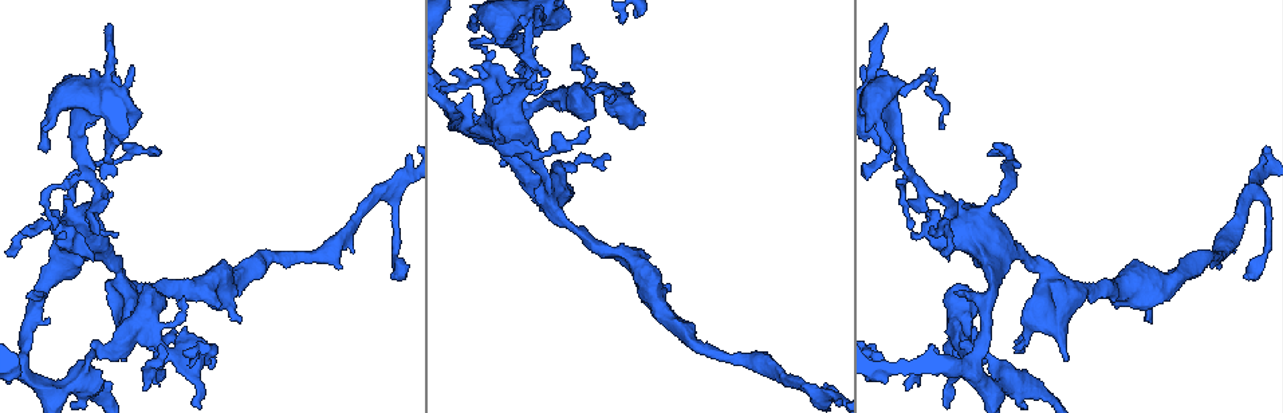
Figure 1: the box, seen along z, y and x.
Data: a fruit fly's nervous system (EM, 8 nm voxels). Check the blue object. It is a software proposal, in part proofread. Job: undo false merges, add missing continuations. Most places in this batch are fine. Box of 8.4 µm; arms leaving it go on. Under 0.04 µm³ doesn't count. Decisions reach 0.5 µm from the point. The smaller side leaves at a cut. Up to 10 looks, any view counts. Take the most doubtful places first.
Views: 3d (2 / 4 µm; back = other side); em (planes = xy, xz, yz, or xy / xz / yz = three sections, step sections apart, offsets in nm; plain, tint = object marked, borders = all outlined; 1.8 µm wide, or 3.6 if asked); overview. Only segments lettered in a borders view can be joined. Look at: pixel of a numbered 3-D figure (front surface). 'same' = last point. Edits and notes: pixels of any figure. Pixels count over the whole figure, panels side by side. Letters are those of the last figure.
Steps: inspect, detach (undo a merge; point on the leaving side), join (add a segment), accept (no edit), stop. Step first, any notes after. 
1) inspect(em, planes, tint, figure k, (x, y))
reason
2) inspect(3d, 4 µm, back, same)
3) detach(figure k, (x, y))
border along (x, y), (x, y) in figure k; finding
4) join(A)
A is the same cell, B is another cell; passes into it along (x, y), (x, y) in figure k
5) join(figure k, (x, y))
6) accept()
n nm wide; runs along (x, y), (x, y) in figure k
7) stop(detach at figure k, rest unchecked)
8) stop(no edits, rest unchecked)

inspect(em, planes, borders, figure 1, (88, 100))
abrupt turn

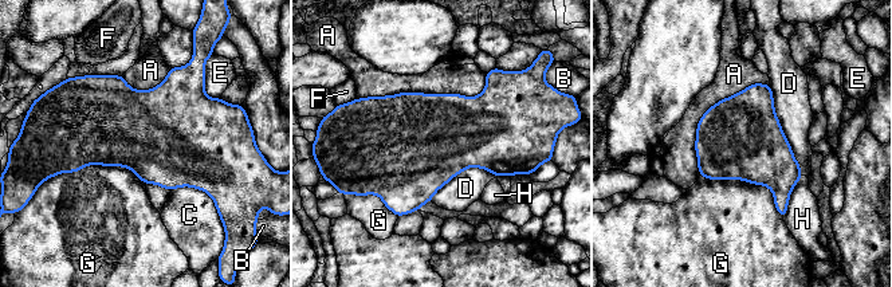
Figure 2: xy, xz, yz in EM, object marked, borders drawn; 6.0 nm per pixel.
accept()
500 nm wide; A, B, C, D, E, F, G and H are other cells; border along (699, 175), (765, 185), (782, 217) in figure 2; continuous, no second neuron

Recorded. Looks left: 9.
inspect(3d, 4 µm, figure 1, (812, 393))
sharp bend

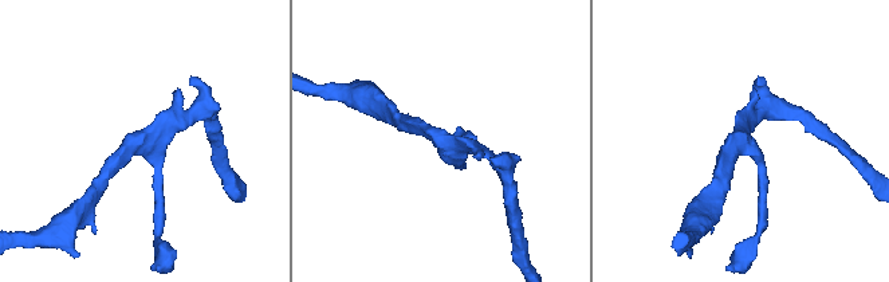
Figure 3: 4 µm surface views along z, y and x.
inspect(em, planes, borders, figure 3, (442, 145))

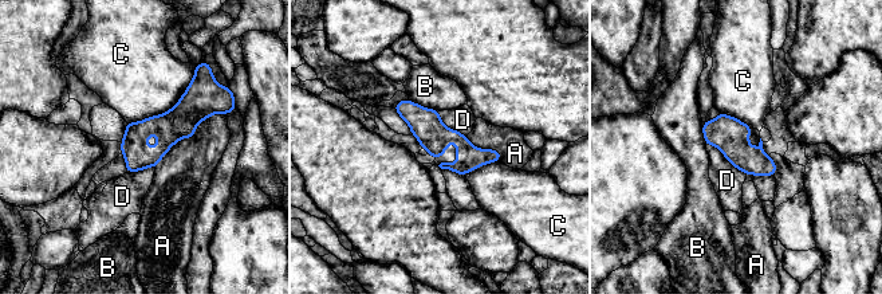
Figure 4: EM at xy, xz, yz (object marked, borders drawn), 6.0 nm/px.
accept()
A, B, C and D are other cells; runs along (398, 106), (473, 156), (497, 156) in figure 4; all the same neuron

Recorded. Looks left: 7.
inspect(3d, 2 µm, figure 1, (945, 203))
calibre changes

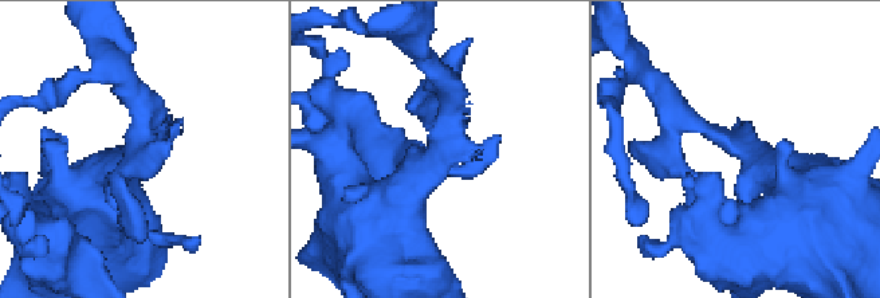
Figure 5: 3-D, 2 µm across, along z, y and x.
inspect(em, planes, borders, figure 5, (447, 148))
need the tissue

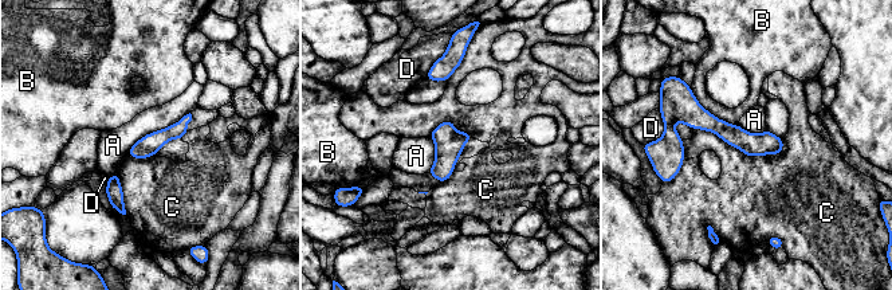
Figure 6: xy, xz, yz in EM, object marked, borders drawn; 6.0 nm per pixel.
accept()
C touches over 550 nm; A, B, C and D are other cells; runs along (671, 137), (678, 118), (702, 118), (779, 147) in figure 6; one neuron here

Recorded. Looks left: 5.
inspect(3d, 4 µm, figure 1, (906, 391))
free end

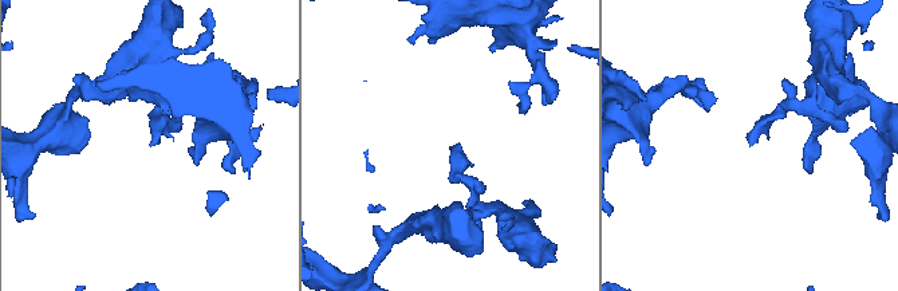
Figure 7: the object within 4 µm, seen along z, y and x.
inspect(em, planes, tint, figure 7, (450, 146))
shape alone is not enough

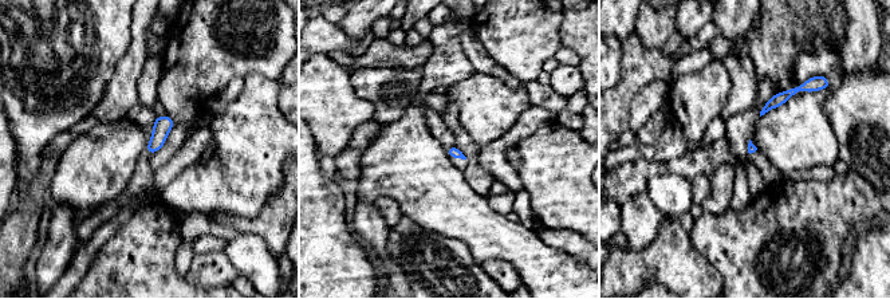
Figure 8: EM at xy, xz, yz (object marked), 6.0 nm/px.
inspect(em, planes, borders, same)

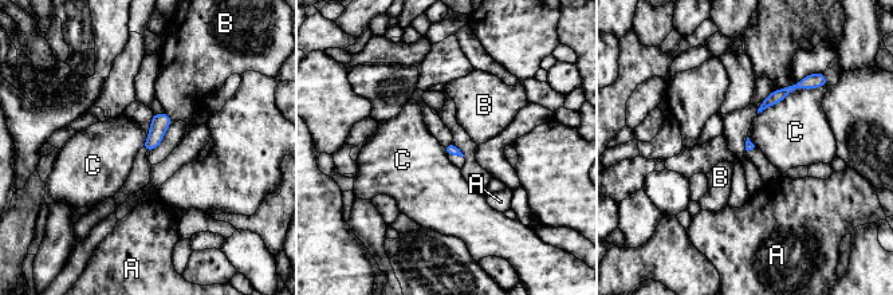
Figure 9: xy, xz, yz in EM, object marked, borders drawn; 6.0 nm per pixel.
accept()
A, B and C are other cells; border along (818, 86), (795, 89), (758, 114) in figure 9; no lettered segment goes on from it

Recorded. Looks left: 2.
stop(no edits, rest unchecked)

